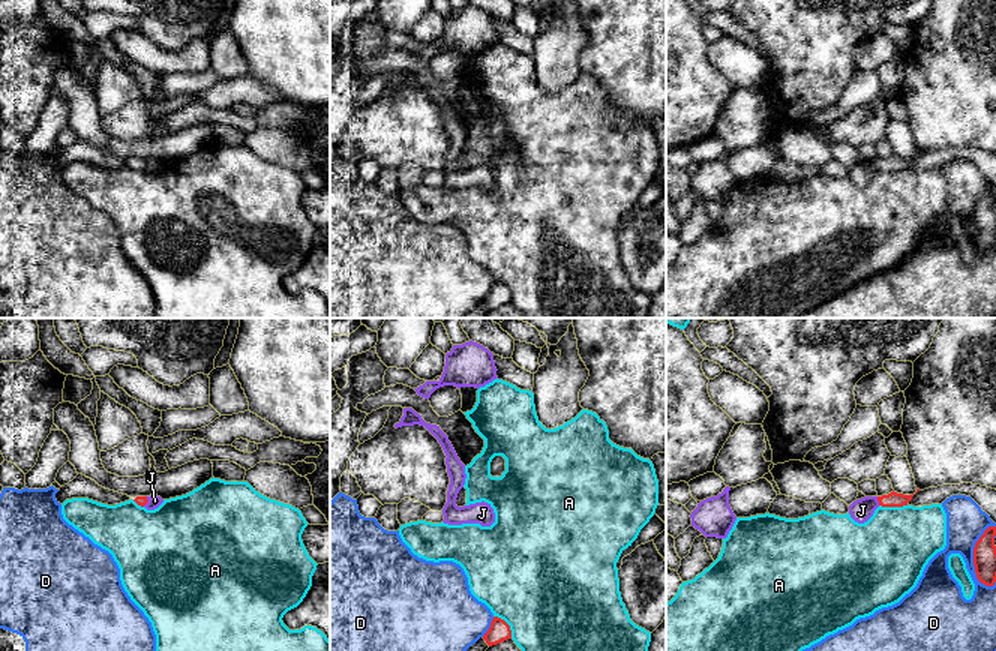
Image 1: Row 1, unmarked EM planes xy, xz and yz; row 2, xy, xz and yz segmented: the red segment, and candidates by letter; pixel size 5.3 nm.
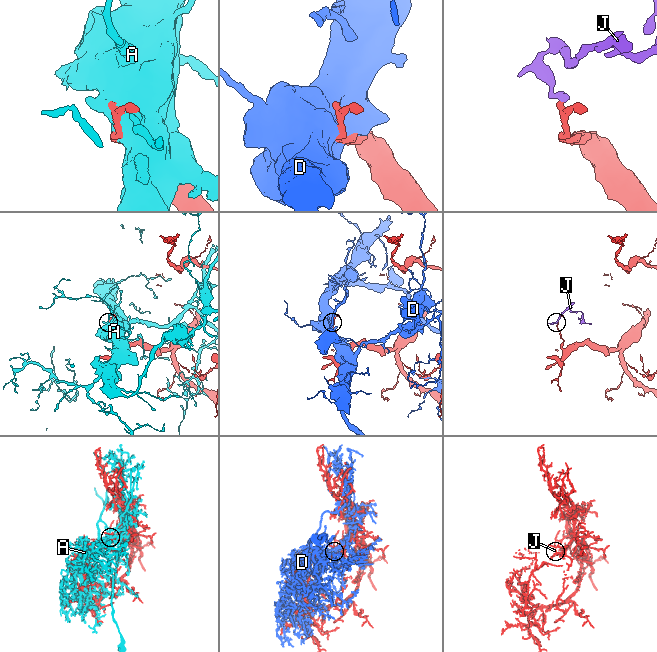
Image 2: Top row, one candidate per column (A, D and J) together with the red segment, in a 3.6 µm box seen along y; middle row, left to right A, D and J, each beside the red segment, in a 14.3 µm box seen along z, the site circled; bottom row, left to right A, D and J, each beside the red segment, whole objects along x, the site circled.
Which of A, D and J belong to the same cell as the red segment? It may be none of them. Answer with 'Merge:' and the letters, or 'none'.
Merge: none

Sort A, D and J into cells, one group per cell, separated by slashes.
A / D / J

